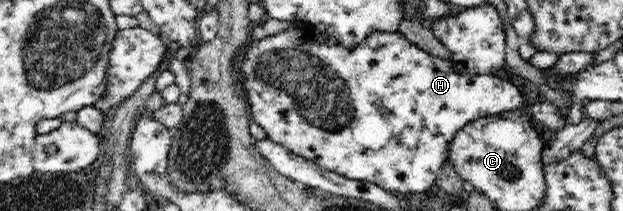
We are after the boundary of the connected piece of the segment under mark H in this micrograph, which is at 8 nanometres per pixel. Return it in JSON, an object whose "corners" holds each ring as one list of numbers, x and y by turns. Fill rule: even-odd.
{"corners":[[302,24,302,27,294,27,292,30,286,30,286,32,280,32,280,34,277,33,271,36,266,36,262,39,251,40,248,44,248,48,246,48,244,60,242,60,242,64,240,64,240,78,242,77,244,77,244,82,241,82,240,80,240,84,244,84,244,92,245,94,248,94,248,100,250,100,250,104,252,104,252,110,254,110,253,120,258,120,257,124,259,124,265,130,266,134,268,134,268,139,270,139,272,142,275,142,276,144,279,144,280,146,283,146,284,148,287,148,288,150,291,150,294,154,304,157,306,160,315,162,320,168,323,168,324,170,334,171,335,173,338,173,349,179,368,181,381,186,389,192,392,192,393,190,394,193,406,192,406,194,408,194,408,192,427,192,430,194,435,189,436,177,438,174,440,174,440,170,442,170,442,166,444,166,444,162,447,160,447,151,450,150,450,147,448,147,450,146,450,140,454,138,454,134,456,134,456,132,458,132,462,126,466,126,466,123,474,122,475,119,482,118,484,116,500,114,502,112,520,108,522,106,522,102,524,102,524,98,522,98,520,90,518,90,514,84,510,84,510,82,506,82,506,80,500,80,500,77,498,77,497,74,468,75,458,73,458,71,453,68,450,60,434,57,433,55,426,53,424,50,418,48,418,45,410,43,410,41,408,41,406,37,397,30,374,30,368,34,359,45,356,45,354,50,348,50,342,45,338,44,338,42,336,42,334,38,330,37,330,35,316,31,315,28,311,25]]}

